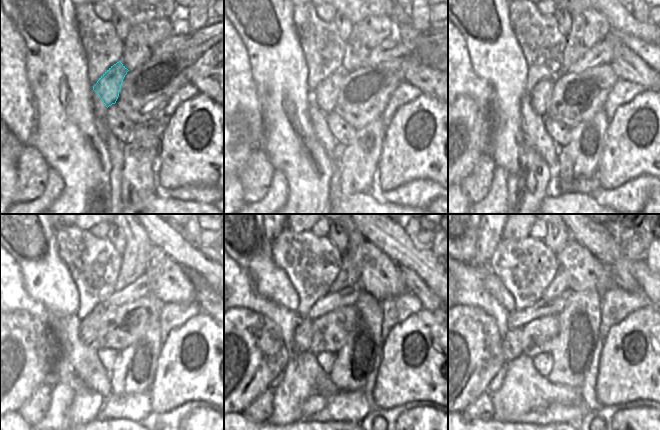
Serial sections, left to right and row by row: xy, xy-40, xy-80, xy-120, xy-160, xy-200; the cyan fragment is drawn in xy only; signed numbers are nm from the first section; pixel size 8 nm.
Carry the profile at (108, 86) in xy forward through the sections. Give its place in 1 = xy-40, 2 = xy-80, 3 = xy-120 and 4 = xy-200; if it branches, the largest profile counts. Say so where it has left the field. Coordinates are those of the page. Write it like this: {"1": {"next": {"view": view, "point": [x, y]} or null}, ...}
{"1": {"next": {"view": "xy-40", "point": [325, 94]}}, "2": {"next": {"view": "xy-80", "point": [540, 98]}}, "3": {"next": {"view": "xy-120", "point": [89, 327]}}, "4": {"next": {"view": "xy-200", "point": [511, 345]}}}

